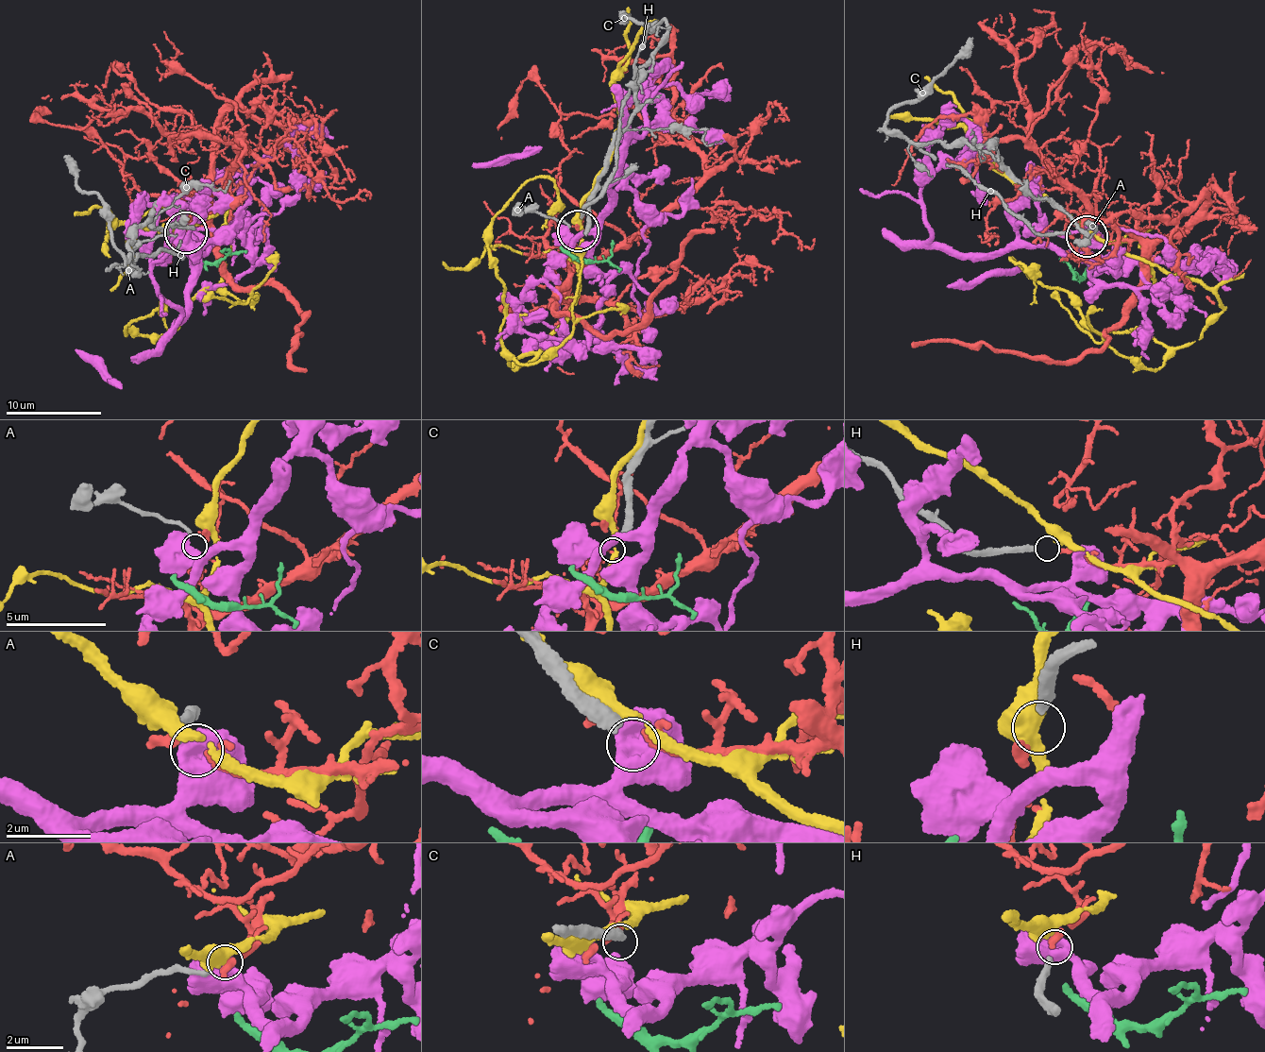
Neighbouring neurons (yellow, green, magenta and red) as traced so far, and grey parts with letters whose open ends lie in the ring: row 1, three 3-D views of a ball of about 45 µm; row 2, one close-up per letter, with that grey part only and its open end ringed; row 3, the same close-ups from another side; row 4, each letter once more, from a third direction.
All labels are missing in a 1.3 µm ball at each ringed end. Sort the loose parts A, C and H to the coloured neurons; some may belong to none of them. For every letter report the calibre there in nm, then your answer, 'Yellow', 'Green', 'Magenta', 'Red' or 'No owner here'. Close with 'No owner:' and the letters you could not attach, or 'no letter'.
A: Thickness 160 nm. No owner here
C: Thickness 320 nm. No owner here
H: Thickness 260 nm. Red
No owner: A, C

